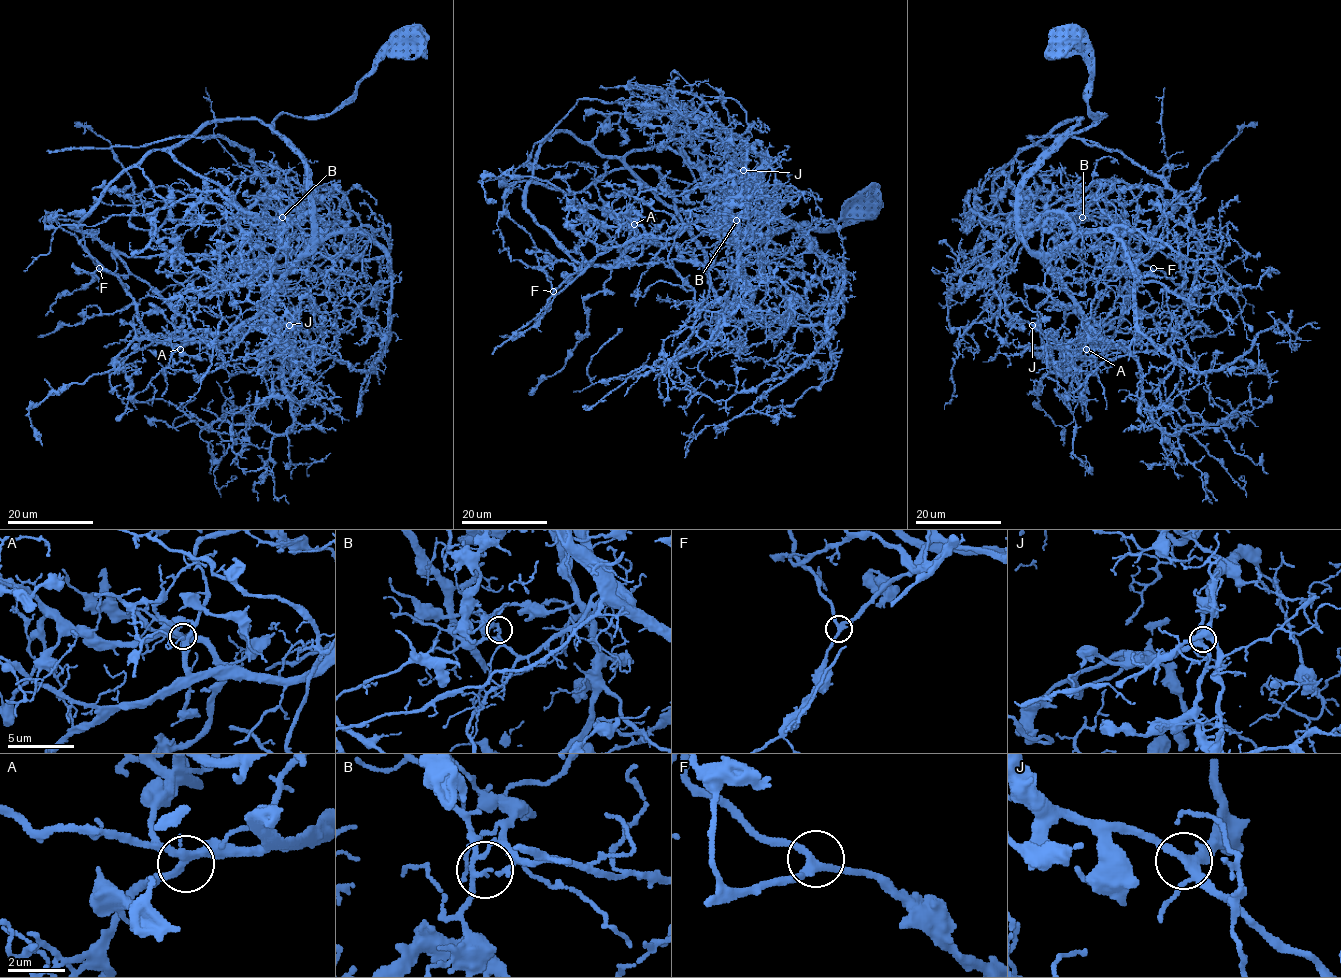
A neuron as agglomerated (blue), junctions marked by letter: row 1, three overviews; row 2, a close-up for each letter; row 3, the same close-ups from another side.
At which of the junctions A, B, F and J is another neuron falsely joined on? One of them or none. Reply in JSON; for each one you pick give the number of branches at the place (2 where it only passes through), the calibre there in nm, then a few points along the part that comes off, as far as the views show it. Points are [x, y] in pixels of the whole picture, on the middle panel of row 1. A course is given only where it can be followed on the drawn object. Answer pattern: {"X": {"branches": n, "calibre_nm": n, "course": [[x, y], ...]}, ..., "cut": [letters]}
{"B": {"branches": 4, "calibre_nm": 130, "course": [[736, 221], [721, 209], [738, 259], [713, 338], [752, 226], [740, 206], [685, 213], [729, 223]]}, "cut": ["B"]}

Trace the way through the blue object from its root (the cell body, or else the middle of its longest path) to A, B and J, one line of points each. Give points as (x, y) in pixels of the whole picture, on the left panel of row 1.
A: (411, 32), (333, 112), (273, 120), (272, 133), (303, 158), (312, 242), (274, 297), (225, 341), (180, 349)
B: (411, 32), (333, 112), (273, 120), (310, 181), (312, 242), (292, 262), (275, 237), (282, 218)
J: (411, 32), (333, 112), (273, 120), (303, 158), (312, 242), (261, 269), (249, 298), (289, 325)

